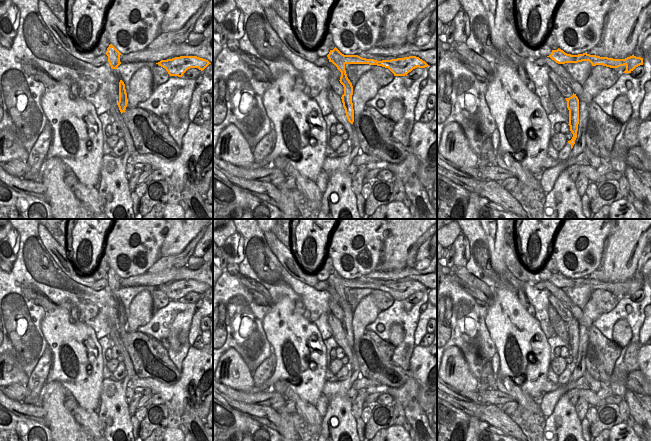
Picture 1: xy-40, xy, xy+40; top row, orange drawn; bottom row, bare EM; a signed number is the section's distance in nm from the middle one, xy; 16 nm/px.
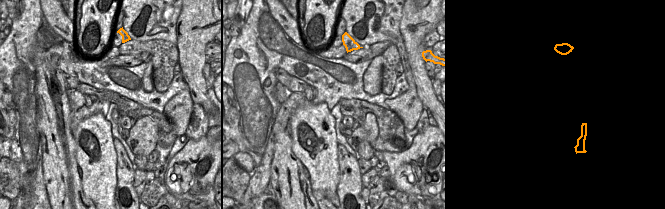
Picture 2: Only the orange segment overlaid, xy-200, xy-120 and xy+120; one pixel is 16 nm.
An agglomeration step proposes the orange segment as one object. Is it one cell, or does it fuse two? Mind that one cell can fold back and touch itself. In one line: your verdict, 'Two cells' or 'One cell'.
Two cells.

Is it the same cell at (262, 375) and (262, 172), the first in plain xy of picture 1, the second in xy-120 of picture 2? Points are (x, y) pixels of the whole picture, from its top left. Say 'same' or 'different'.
same

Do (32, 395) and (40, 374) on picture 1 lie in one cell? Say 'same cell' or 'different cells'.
same cell

